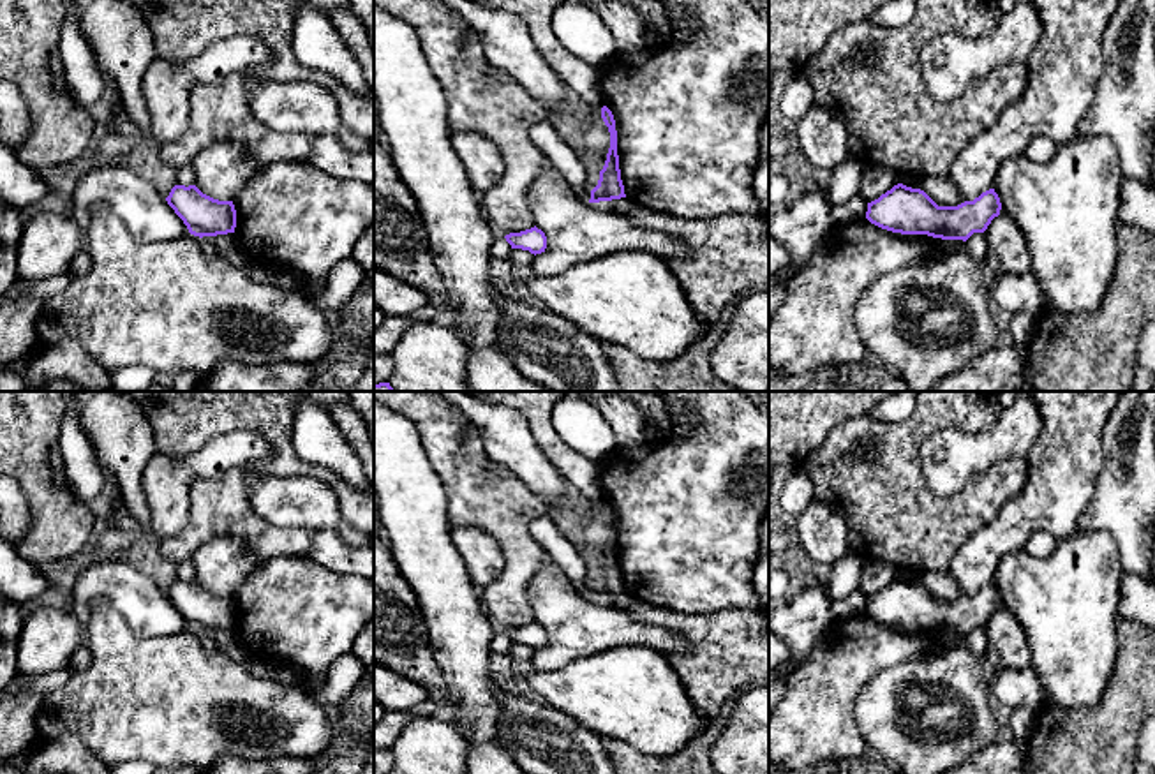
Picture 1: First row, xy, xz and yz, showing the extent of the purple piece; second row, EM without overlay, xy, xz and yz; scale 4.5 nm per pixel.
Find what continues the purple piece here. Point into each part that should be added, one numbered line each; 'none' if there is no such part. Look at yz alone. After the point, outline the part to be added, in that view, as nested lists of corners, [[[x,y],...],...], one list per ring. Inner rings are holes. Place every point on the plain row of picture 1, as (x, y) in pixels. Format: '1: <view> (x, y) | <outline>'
none

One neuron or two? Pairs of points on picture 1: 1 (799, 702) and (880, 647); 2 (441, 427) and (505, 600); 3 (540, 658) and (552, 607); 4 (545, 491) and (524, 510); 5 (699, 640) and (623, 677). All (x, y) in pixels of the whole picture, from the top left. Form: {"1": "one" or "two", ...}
{"1": "one", "2": "one", "3": "one", "4": "two", "5": "two"}

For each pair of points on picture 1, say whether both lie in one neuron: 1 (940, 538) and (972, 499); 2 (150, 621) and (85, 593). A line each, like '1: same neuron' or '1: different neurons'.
1: same neuron
2: same neuron

